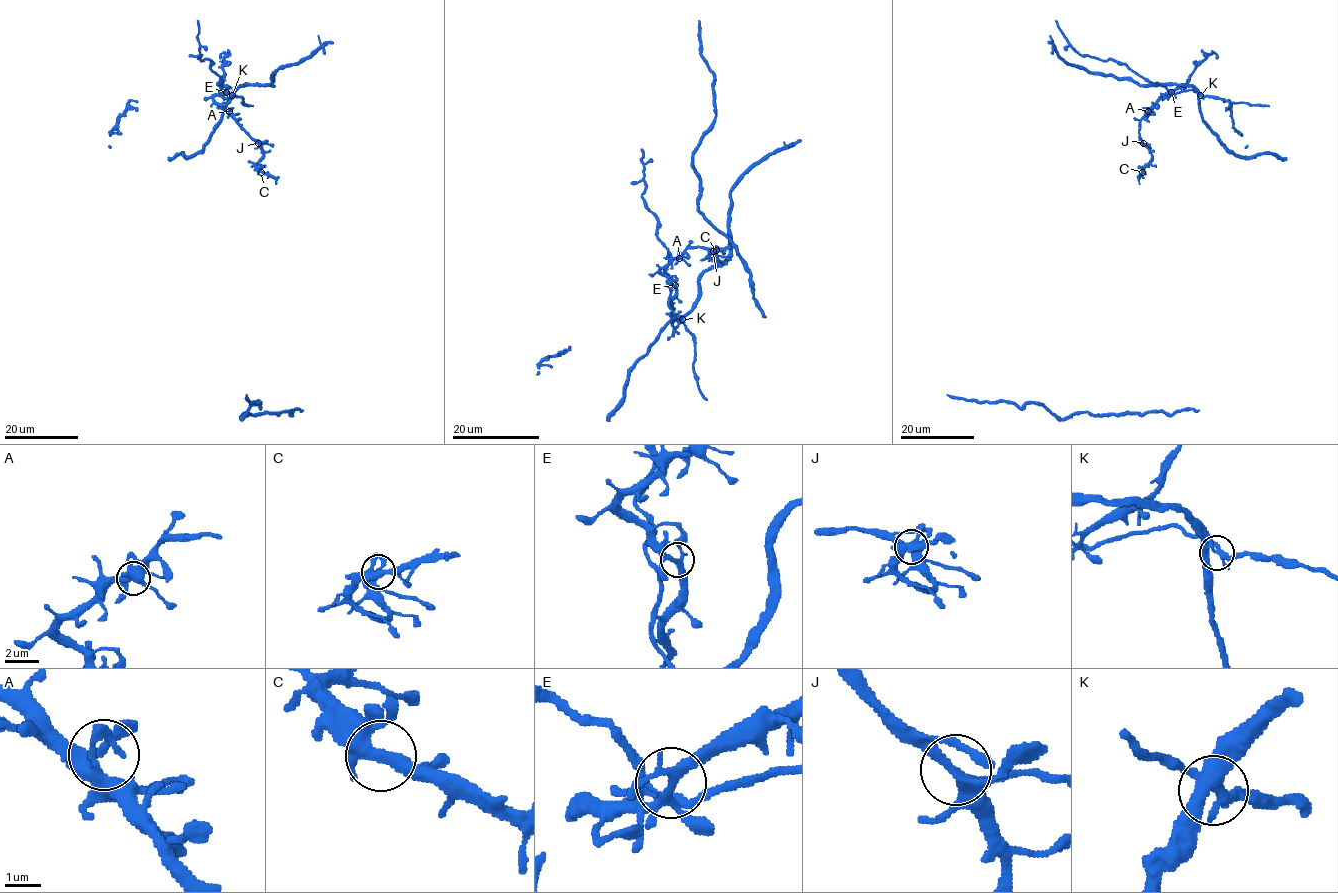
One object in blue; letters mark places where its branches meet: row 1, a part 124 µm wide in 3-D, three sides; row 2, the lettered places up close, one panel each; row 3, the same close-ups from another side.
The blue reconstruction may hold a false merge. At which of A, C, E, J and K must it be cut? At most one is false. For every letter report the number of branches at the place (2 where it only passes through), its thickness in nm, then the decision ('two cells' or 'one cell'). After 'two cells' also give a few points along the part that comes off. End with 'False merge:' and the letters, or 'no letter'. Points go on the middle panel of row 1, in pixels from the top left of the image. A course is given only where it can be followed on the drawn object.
A: branches 4; calibre 320 nm; one cell
C: branches 4; calibre 320 nm; one cell
E: branches 4; calibre 240 nm; one cell
J: branches 3; calibre 280 nm; one cell
K: branches 4; calibre 260 nm; two cells; course (682, 320), (695, 301), (699, 277), (717, 266), (729, 253), (732, 186), (771, 153), (801, 140)
False merge: K

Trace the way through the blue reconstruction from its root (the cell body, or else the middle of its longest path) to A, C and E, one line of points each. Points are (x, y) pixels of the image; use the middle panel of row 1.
A: (733, 247), (714, 250), (710, 258), (717, 262), (718, 258), (712, 251), (701, 247), (689, 247), (679, 258)
C: (733, 247), (716, 250)
E: (733, 247), (714, 250), (710, 258), (716, 262), (718, 258), (712, 251), (688, 247), (660, 271), (675, 285)

